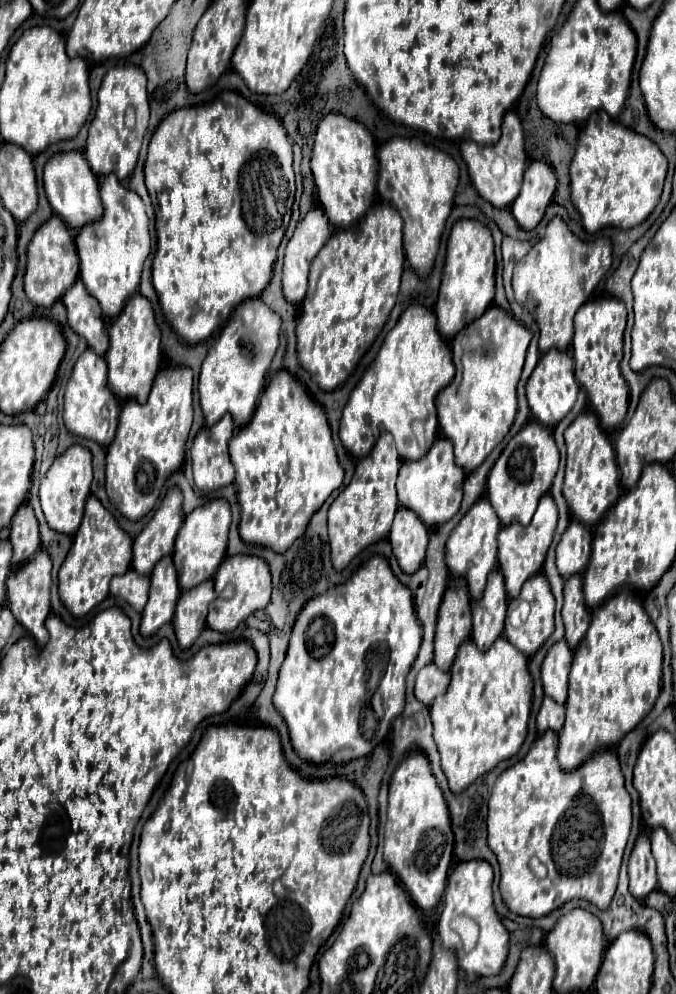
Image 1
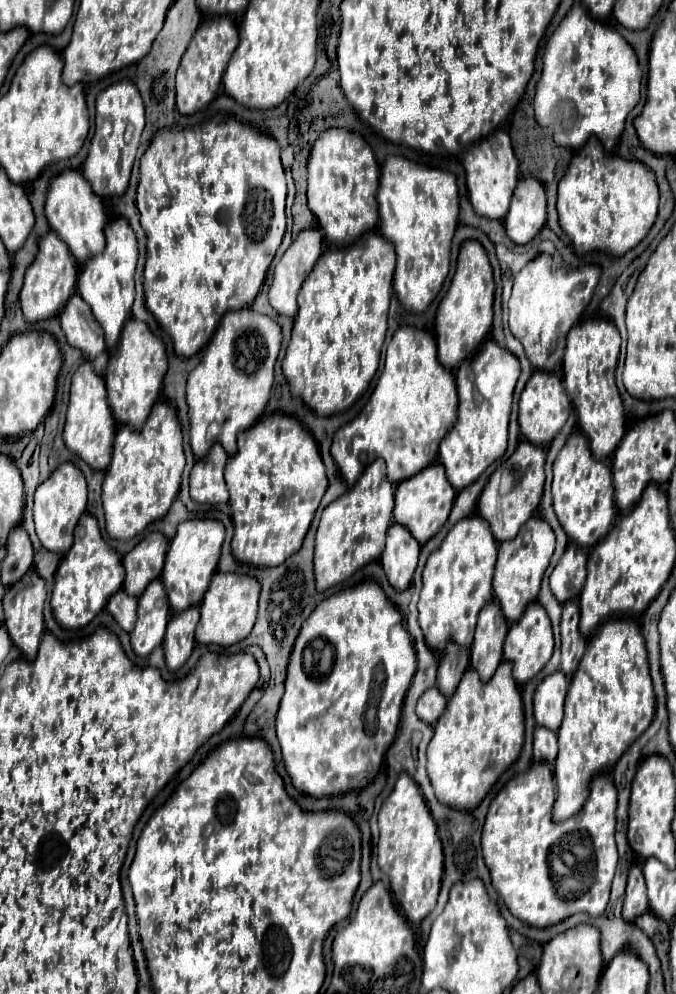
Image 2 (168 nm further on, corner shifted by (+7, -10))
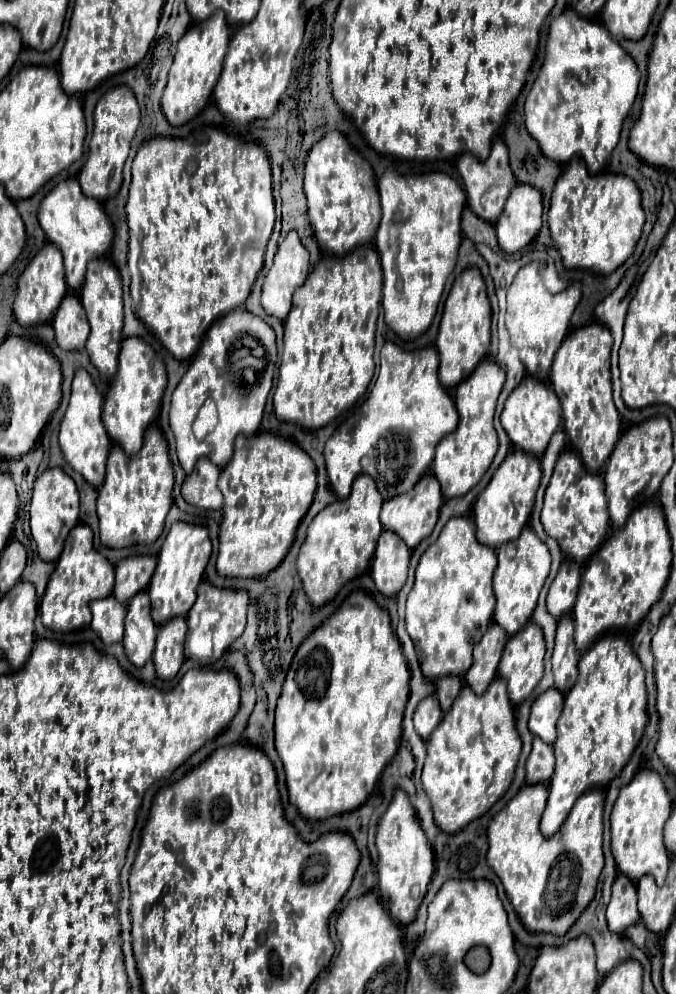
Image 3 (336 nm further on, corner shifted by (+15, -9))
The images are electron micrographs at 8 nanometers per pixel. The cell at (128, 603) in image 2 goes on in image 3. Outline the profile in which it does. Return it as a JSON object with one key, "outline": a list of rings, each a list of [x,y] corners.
{"outline":[[[112,595],[106,599],[92,599],[92,629],[106,643],[118,643],[124,635],[124,605],[116,601]]]}

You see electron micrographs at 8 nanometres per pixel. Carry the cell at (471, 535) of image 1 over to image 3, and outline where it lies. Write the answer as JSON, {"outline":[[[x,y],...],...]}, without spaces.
{"outline":[[[470,517],[448,521],[436,543],[424,551],[406,603],[406,629],[416,641],[420,669],[426,679],[466,675],[472,665],[472,647],[492,623],[496,605],[492,575],[496,565],[494,549],[476,541],[476,527]]]}

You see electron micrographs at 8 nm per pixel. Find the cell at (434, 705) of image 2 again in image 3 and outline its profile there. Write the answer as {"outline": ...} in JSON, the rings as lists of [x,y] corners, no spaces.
{"outline":[[[426,697],[420,705],[418,705],[418,709],[416,709],[416,713],[414,713],[414,727],[416,727],[416,731],[418,731],[418,735],[424,739],[424,741],[428,741],[428,737],[430,737],[430,733],[436,729],[436,725],[442,721],[442,709],[440,709],[440,703],[436,701],[436,697]]]}

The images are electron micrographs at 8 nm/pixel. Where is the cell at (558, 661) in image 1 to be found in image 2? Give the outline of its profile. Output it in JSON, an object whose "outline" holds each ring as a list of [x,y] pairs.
{"outline":[[[556,670],[548,674],[534,692],[534,718],[540,726],[558,730],[564,716],[564,698],[568,690],[568,678]]]}

